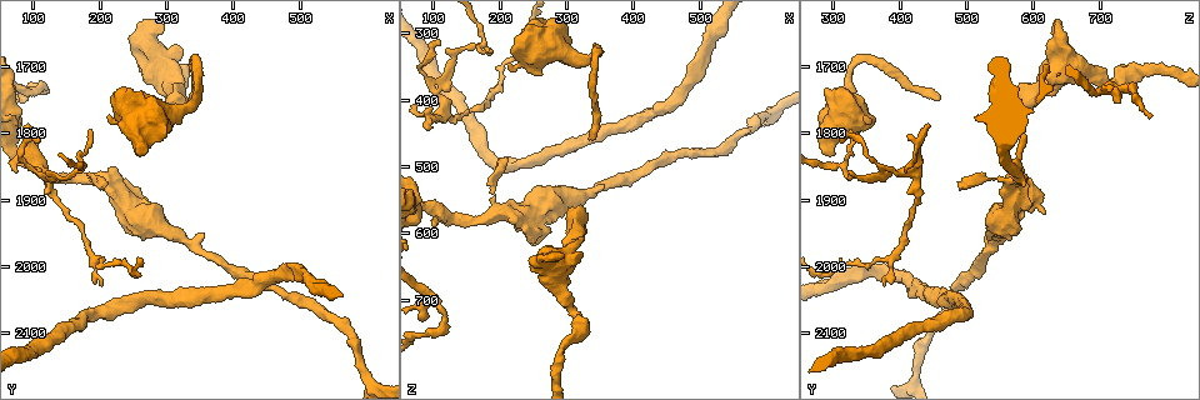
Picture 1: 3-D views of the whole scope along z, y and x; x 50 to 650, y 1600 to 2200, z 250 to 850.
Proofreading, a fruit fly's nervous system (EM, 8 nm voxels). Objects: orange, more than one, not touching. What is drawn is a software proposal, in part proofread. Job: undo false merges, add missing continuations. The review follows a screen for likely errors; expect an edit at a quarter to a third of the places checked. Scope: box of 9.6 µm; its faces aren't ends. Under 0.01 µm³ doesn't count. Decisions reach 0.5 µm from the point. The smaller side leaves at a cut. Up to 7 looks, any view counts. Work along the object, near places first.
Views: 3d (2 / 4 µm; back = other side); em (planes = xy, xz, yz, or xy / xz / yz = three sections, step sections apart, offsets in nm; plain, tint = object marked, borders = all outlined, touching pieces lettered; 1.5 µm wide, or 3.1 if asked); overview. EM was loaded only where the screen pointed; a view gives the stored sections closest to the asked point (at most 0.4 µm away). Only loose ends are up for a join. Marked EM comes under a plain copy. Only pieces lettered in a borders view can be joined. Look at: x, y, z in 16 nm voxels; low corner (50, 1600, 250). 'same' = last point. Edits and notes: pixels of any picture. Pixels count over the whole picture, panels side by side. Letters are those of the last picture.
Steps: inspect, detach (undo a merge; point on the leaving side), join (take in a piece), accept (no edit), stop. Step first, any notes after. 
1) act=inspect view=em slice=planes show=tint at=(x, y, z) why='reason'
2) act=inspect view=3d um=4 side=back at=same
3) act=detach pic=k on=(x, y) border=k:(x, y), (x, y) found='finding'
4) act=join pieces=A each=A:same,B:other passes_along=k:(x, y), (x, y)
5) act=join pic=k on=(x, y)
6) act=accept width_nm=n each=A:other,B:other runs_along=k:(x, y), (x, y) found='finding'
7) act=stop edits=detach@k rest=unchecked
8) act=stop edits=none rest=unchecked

act=inspect view=3d um=2 at=(215, 1880, 490) why='tapers out'

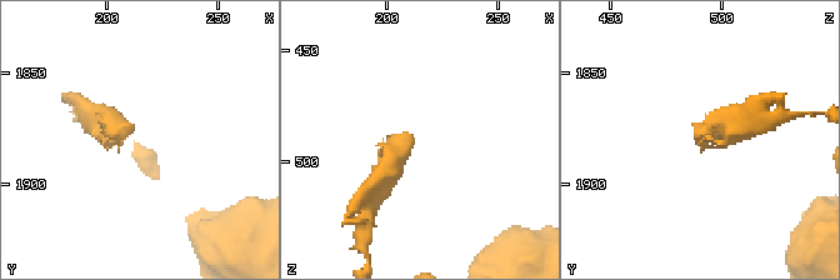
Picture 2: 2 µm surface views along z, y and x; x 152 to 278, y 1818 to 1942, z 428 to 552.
act=inspect view=em slice=planes show=borders at=(214, 1874, 491) why='now the EM'

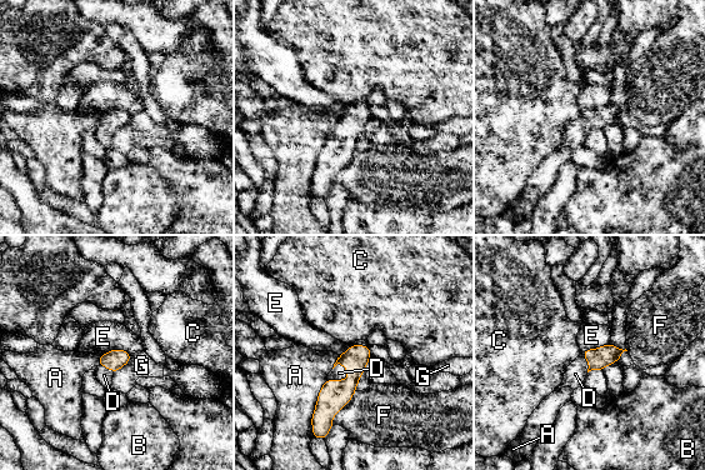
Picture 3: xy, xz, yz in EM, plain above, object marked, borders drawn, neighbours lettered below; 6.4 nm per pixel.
act=join pieces=D each=A:other,B:other,C:other,D:same,E:other,F:other,G:other found='the neuron continues'

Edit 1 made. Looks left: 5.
act=inspect view=em slice=yz step=8 show=tint at=(330, 1750, 450) why='long arm stops here'

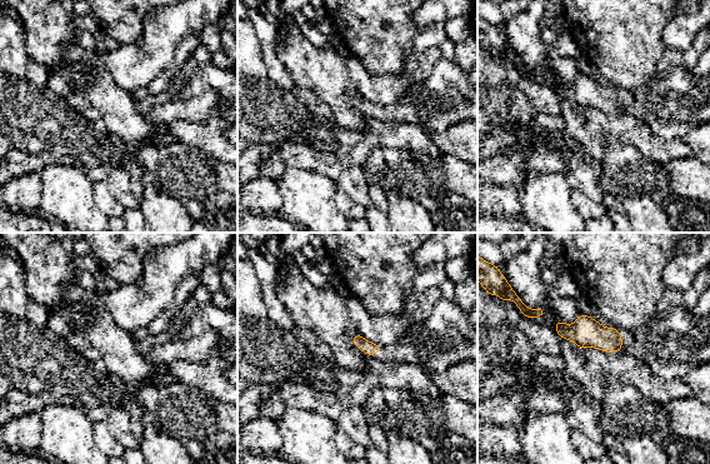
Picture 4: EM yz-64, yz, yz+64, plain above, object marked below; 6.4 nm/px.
act=inspect view=em slice=xy step=4 show=borders at=same why='another direction'

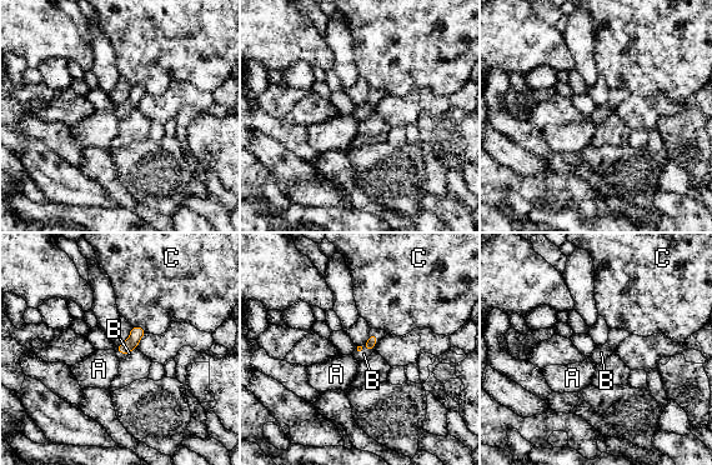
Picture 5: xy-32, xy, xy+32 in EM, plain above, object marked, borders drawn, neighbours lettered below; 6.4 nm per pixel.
act=join pieces=B each=A:other,B:same,C:other found='the neuron continues'

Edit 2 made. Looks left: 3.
act=inspect view=em slice=xy step=8 show=borders at=(245, 1655, 645) why='stops while still wide'

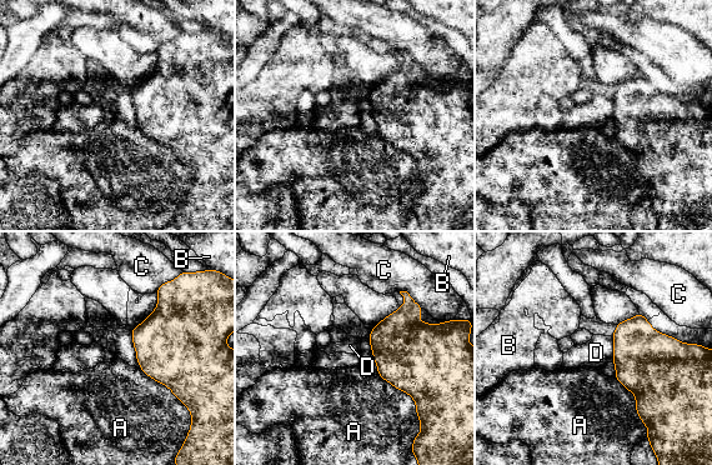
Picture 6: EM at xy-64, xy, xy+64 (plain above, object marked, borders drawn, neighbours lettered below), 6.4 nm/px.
act=accept width_nm=240 each=A:other,B:other,C:other,D:other border=6:(610, 336), (613, 344), (613, 360) found='no lettered piece goes on from it'

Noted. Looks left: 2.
act=stop edits=join@3,join@5 rest=unchecked

